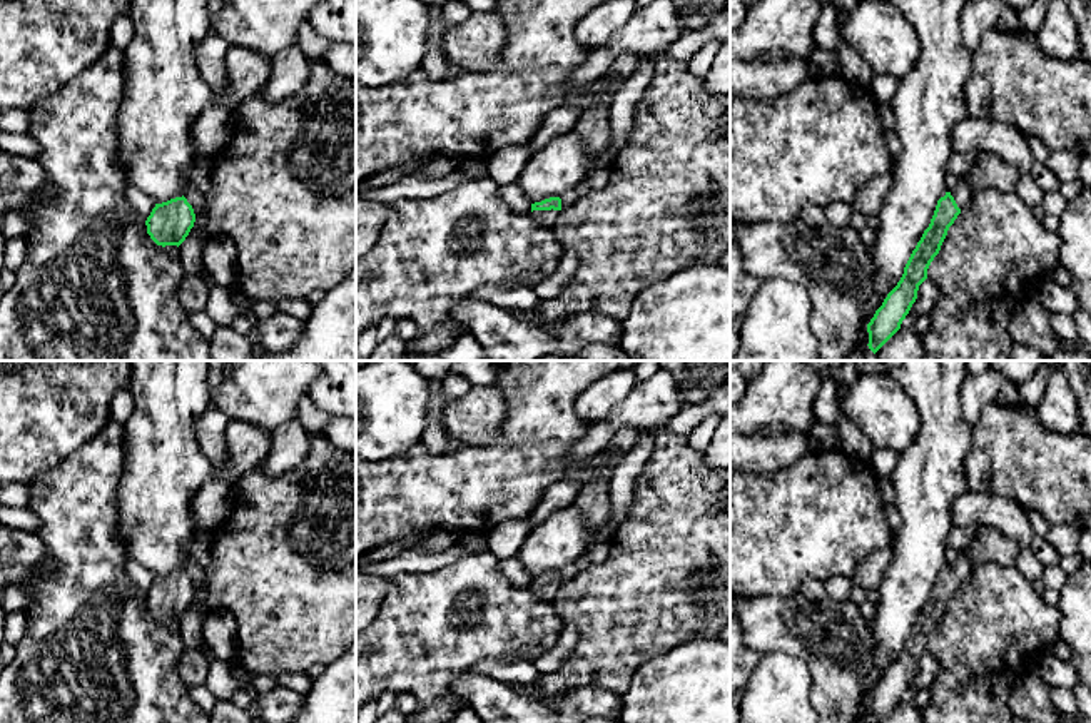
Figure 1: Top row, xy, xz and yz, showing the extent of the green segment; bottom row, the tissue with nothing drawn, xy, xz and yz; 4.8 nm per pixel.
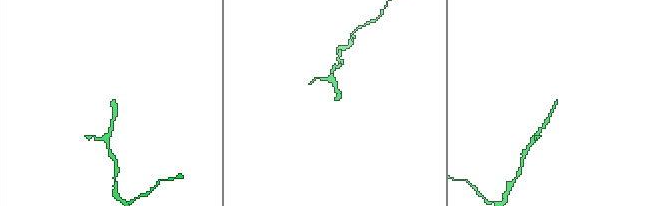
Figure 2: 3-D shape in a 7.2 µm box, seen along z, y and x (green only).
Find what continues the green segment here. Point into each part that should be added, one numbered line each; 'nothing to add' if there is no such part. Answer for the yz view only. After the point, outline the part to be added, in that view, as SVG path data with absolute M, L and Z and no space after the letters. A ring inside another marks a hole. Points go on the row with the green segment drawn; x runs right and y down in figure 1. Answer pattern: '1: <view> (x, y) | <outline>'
1: yz (963, 194) | M959 179L957 185L951 190L957 207L962 210L972 199L971 184L967 179Z

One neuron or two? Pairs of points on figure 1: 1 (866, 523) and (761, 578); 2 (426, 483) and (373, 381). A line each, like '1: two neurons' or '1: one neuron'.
1: one neuron
2: two neurons

